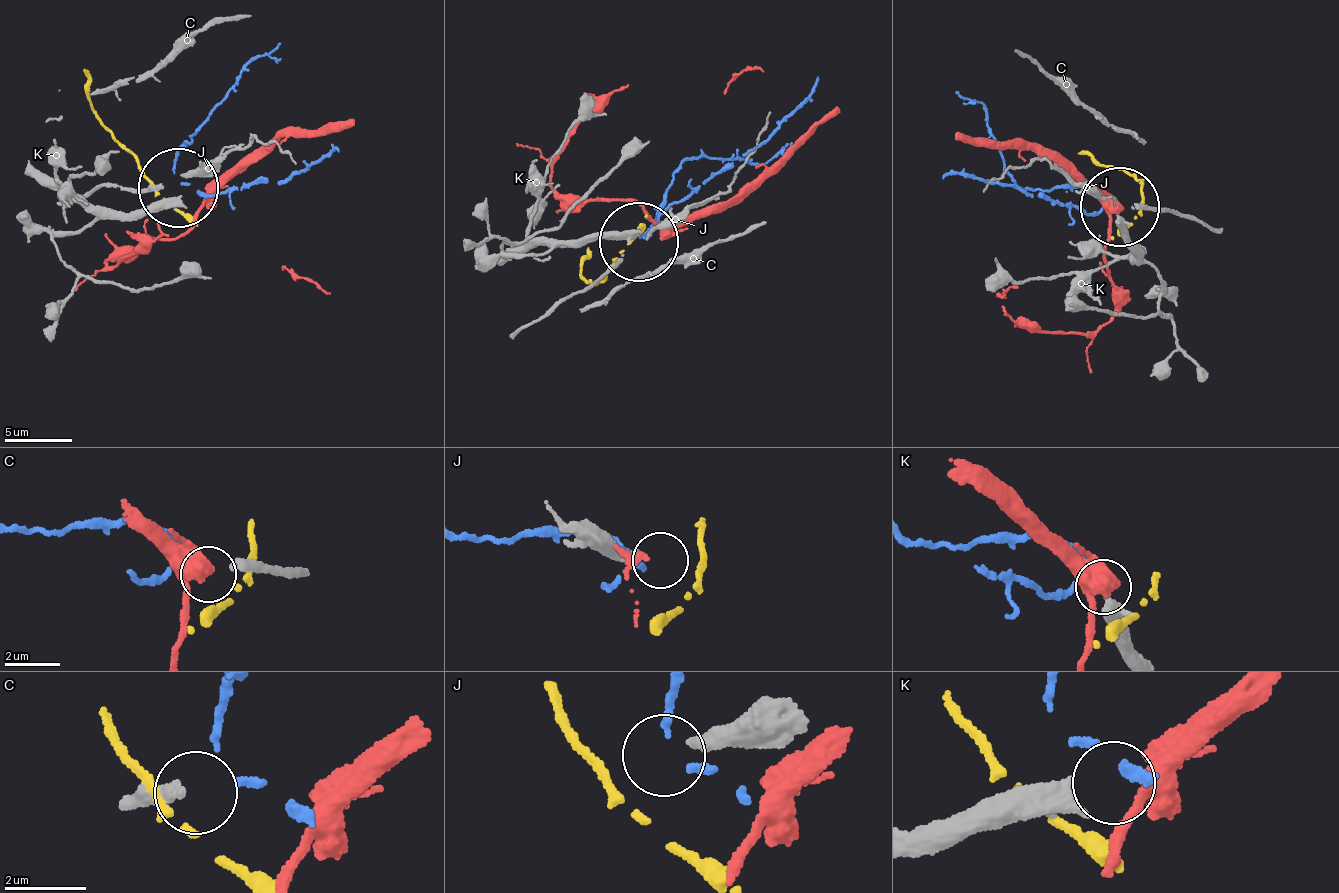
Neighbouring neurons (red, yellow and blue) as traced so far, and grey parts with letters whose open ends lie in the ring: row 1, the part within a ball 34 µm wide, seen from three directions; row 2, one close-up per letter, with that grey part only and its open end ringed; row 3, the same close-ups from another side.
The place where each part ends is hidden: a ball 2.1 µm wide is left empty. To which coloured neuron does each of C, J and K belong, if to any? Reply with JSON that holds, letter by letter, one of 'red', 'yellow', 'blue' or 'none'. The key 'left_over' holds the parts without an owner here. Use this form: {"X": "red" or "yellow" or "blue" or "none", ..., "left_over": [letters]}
{"C": "blue", "J": "none", "K": "red", "left_over": ["J"]}

